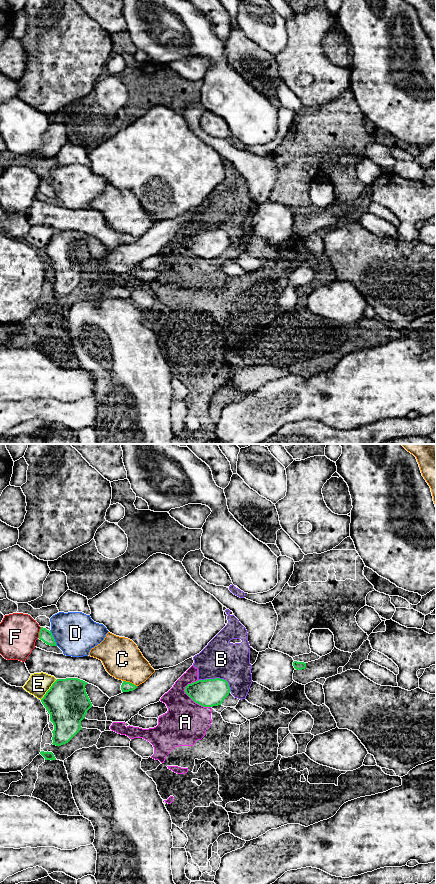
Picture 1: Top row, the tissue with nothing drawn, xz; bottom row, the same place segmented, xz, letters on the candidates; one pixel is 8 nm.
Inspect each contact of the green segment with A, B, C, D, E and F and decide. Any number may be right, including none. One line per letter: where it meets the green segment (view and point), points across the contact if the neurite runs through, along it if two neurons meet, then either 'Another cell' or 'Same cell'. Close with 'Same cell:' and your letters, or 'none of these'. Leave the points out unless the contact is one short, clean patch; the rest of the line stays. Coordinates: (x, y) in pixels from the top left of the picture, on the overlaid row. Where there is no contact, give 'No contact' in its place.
A: Touches green at xz (195, 702). Boundary: xz (184, 687), (184, 691), (195, 702), (210, 707). Another cell
B: Touches green at xz (217, 678). Another cell
C: Touches green at xz (129, 682). Another cell
D: Touches green at xz (53, 638). Another cell
E: Touches green at xz (49, 689). Another cell
F: Touches green at xz (39, 632). Another cell
Same cell: none of these

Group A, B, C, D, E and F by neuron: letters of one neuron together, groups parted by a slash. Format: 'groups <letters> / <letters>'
groups A B / C / D / E / F

